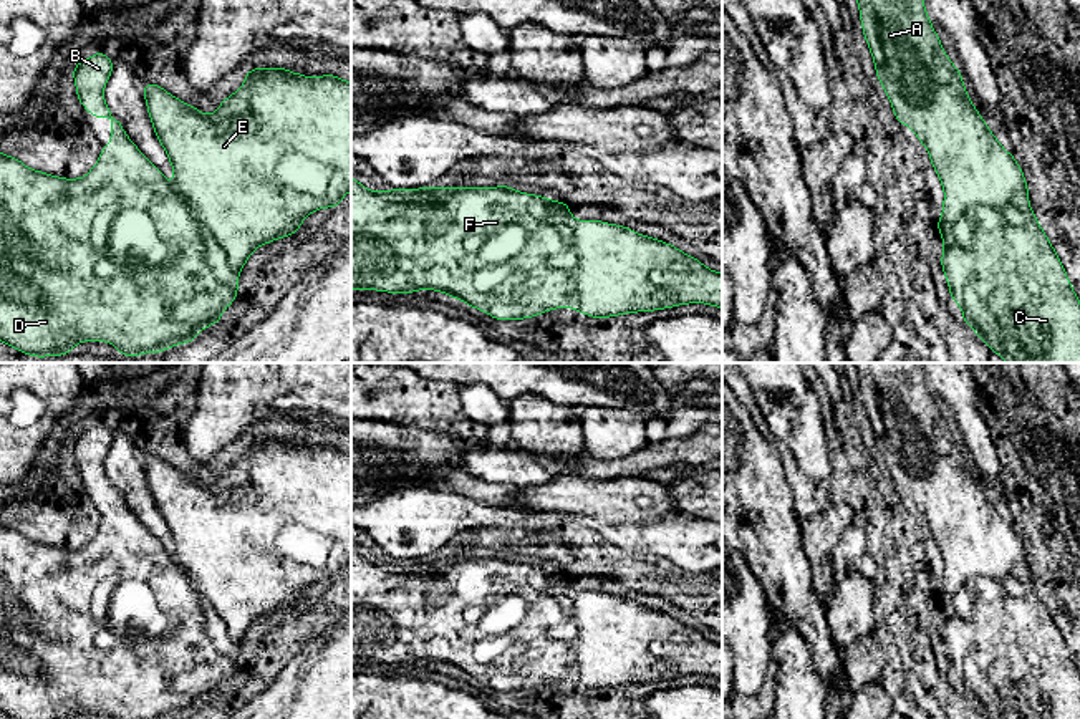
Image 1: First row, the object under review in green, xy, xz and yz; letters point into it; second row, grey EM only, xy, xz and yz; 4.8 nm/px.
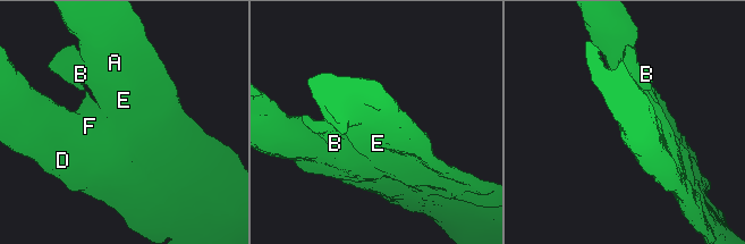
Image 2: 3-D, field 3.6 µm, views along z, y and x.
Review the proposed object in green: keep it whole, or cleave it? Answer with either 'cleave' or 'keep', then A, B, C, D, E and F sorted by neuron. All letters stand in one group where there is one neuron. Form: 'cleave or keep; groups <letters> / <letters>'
cleave; groups A E / B C D F

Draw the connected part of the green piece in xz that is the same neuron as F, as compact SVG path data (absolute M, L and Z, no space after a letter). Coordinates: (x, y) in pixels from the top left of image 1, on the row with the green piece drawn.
M351 177L351 290L369 288L388 293L412 293L417 290L436 290L462 300L472 308L477 308L495 320L523 320L538 316L555 308L578 308L575 295L575 275L571 270L553 267L550 258L565 252L568 245L562 240L555 227L550 224L548 207L550 199L535 194L518 192L505 186L499 187L421 187L421 189L393 189L369 191L354 177Z

